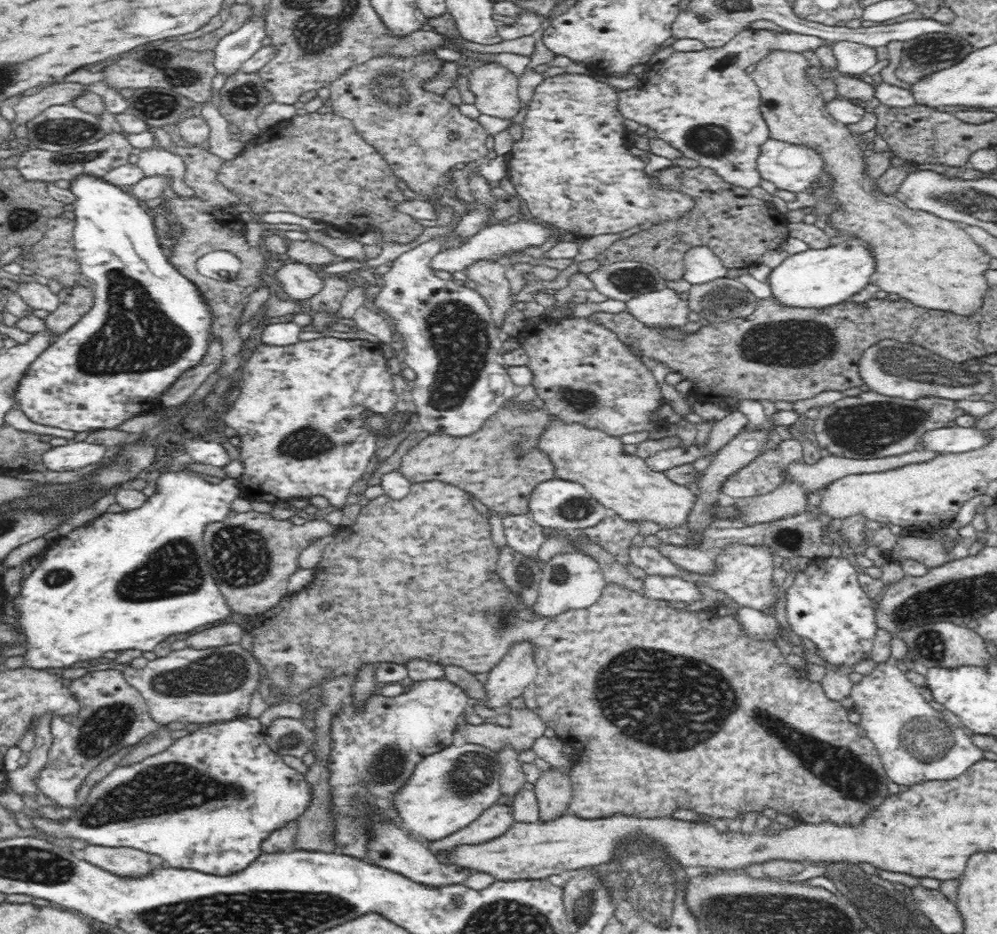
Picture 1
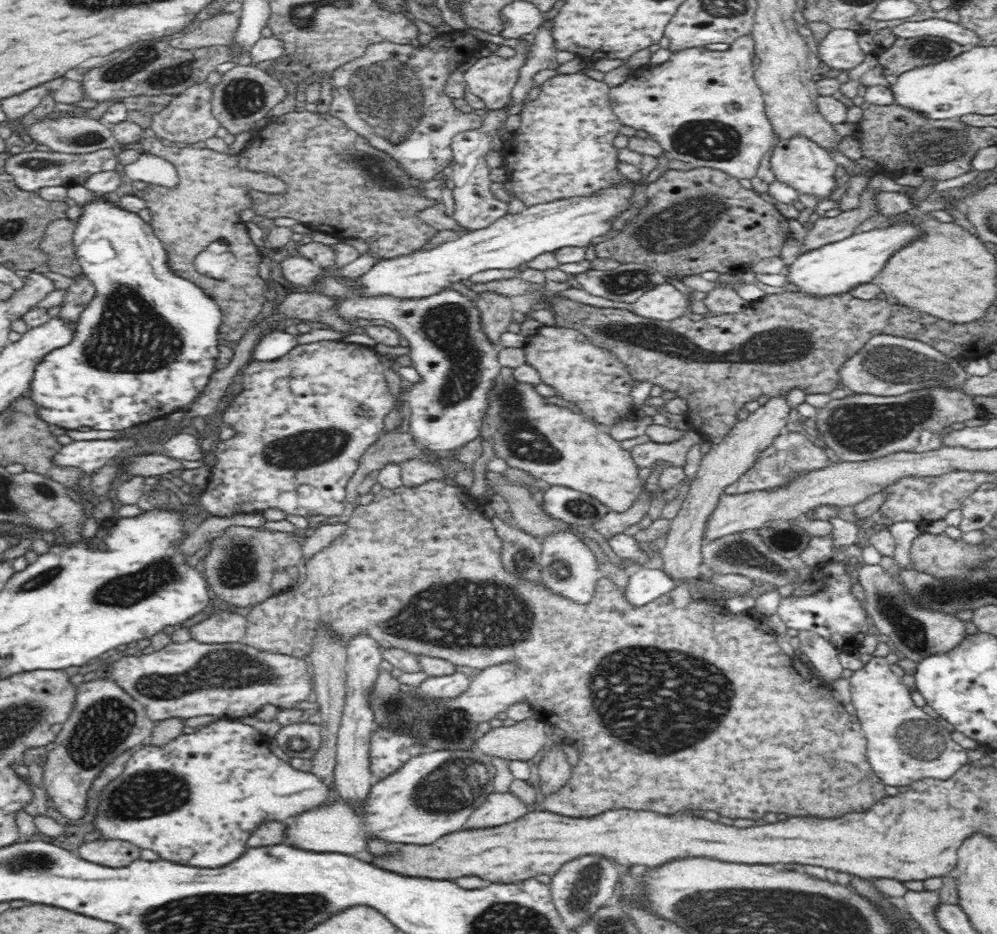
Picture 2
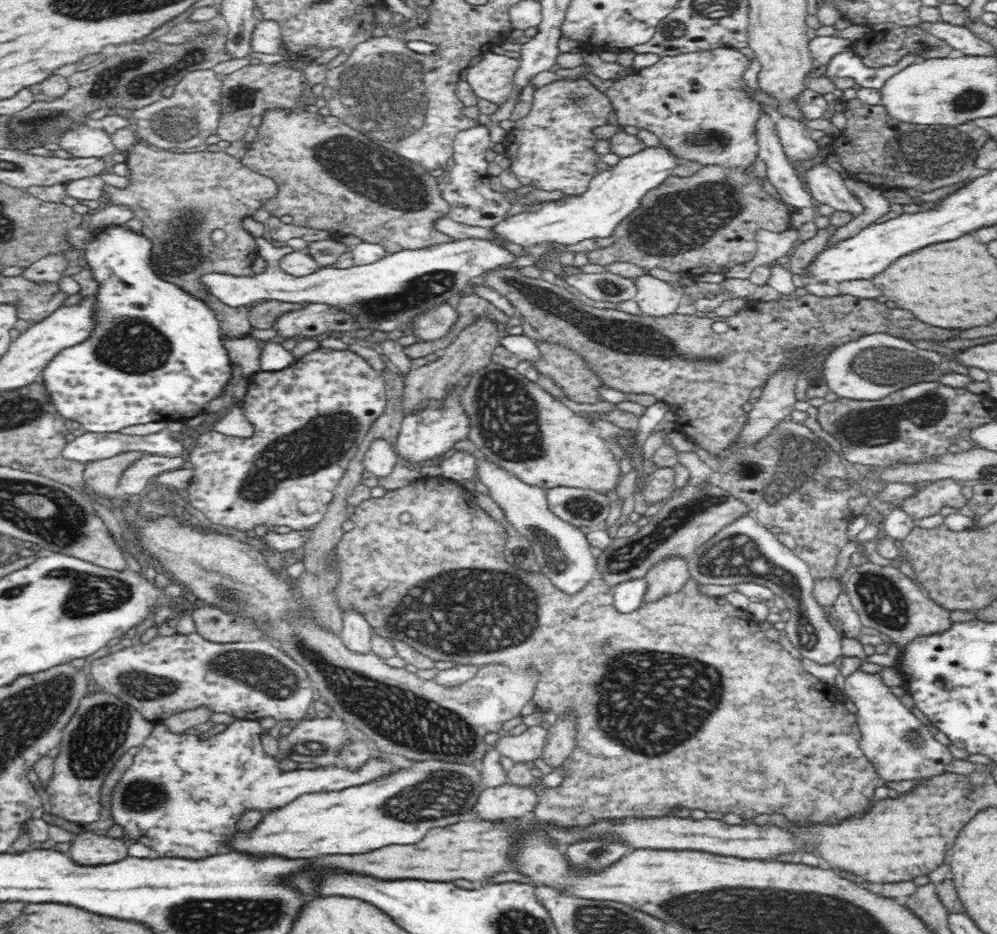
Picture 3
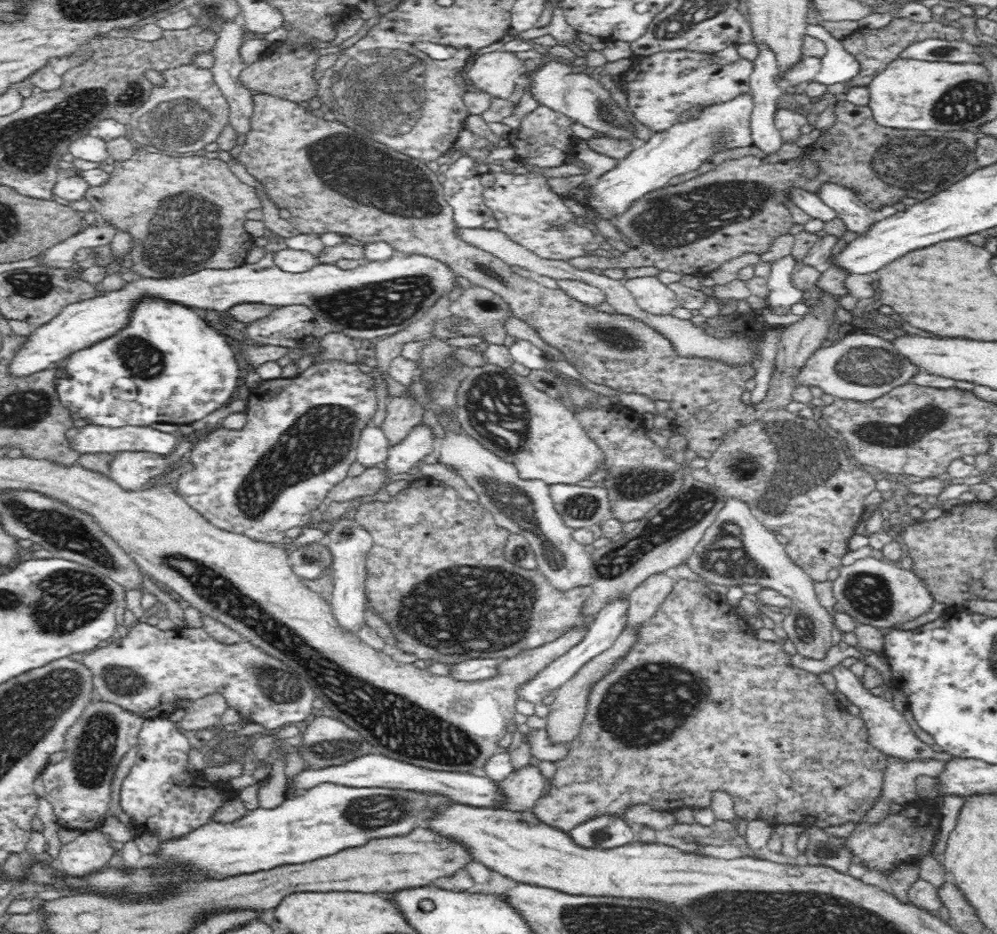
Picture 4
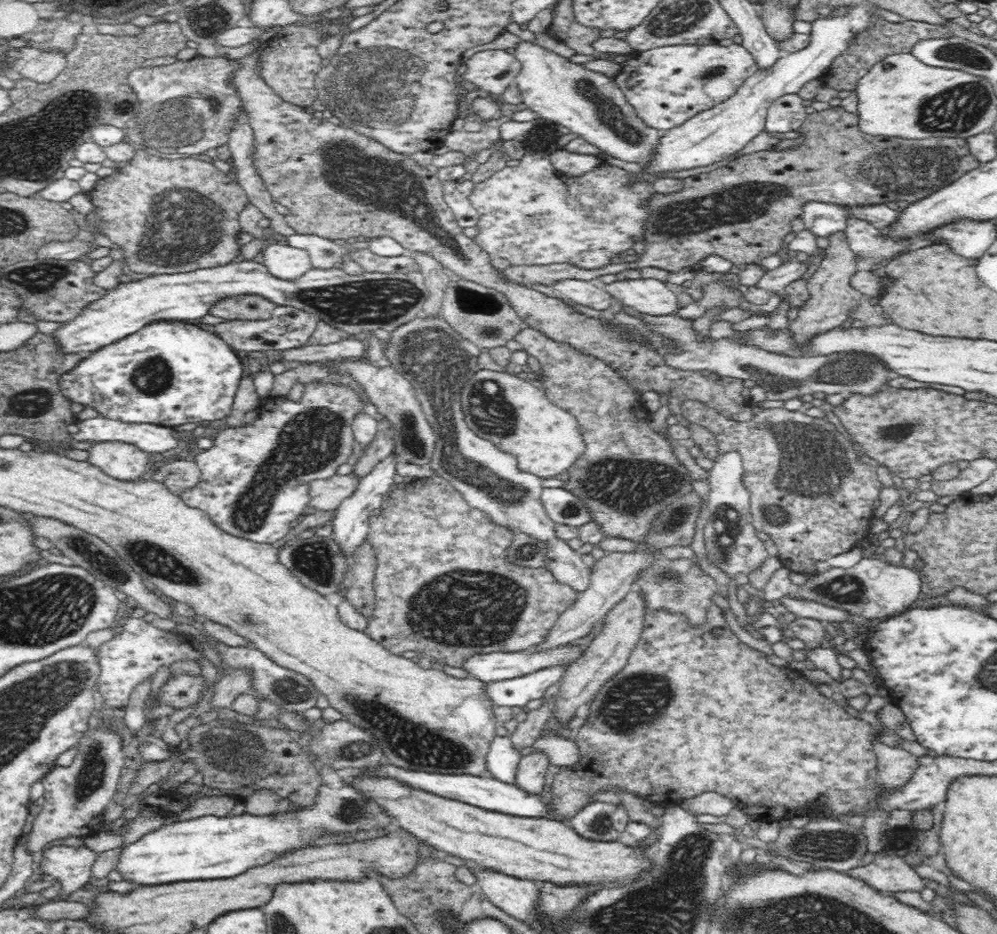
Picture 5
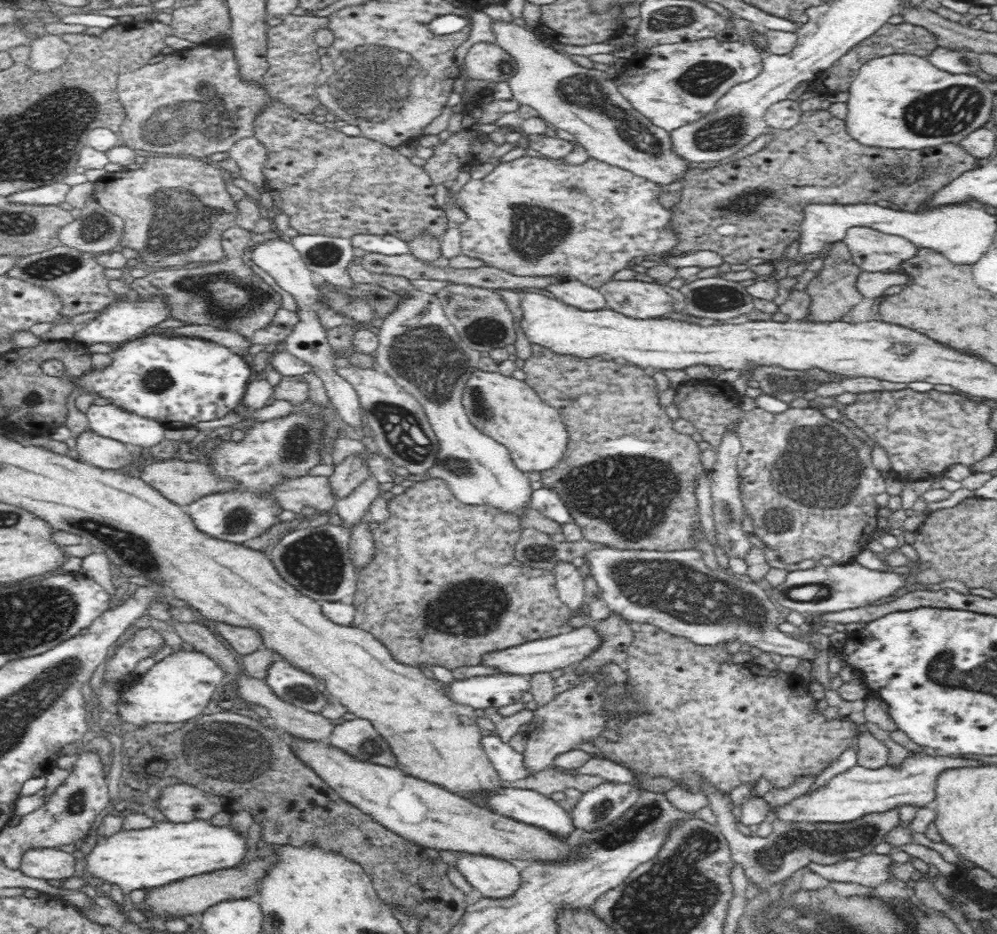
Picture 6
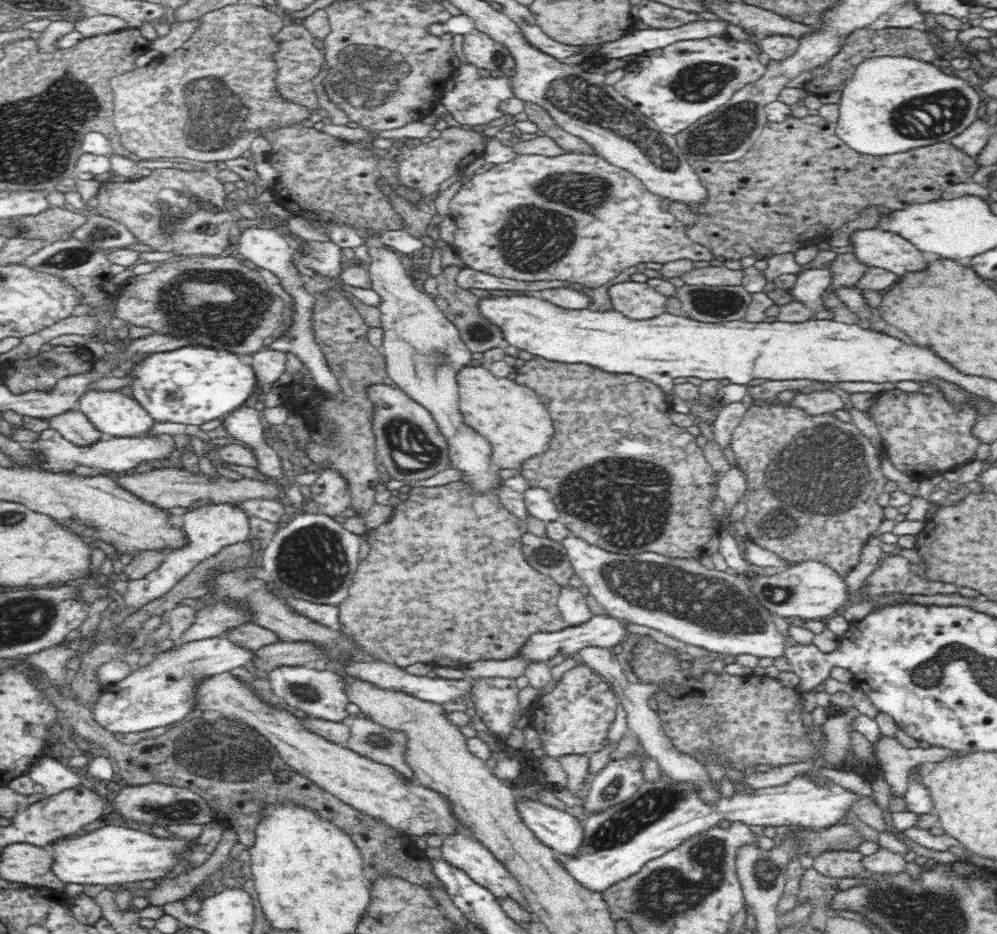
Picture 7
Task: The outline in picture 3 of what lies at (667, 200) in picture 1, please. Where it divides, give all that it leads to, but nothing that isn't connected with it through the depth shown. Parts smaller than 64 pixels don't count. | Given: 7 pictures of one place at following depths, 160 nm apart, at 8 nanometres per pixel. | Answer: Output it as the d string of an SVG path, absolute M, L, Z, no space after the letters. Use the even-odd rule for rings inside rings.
M562 79L538 87L533 94L530 112L517 120L514 128L507 132L503 154L510 160L508 171L517 176L522 186L530 185L547 191L557 190L568 196L586 192L589 182L600 172L596 164L602 161L602 155L593 150L599 140L593 130L609 124L612 112L611 100L588 79Z

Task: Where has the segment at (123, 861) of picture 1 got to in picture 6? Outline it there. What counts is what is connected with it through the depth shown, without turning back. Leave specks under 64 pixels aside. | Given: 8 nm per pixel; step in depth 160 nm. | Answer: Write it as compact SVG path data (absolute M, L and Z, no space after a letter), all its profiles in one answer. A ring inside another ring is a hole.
M30 848L22 854L18 871L30 879L65 880L75 876L76 858L54 848Z

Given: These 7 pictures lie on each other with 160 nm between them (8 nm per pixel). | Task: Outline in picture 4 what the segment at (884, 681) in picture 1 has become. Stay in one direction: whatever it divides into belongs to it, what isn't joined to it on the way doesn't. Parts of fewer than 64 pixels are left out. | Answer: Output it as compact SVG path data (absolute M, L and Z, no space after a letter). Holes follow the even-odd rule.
M841 664L834 667L831 673L837 680L837 690L844 694L848 702L860 708L859 716L866 725L870 745L882 752L888 761L898 759L898 761L909 763L934 759L937 752L930 744L926 744L924 740L916 736L908 725L906 717L894 707L892 701L883 695L874 695L870 688L864 687L860 677Z

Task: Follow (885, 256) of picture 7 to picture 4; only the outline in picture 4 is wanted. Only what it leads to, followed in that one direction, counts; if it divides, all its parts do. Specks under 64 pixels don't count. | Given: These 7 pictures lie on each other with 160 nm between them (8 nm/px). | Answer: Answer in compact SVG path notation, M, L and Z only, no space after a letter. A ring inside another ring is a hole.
M824 182L818 191L822 202L837 212L850 232L866 234L872 223L879 219L879 212L869 208L868 204L862 204L851 189L838 183Z

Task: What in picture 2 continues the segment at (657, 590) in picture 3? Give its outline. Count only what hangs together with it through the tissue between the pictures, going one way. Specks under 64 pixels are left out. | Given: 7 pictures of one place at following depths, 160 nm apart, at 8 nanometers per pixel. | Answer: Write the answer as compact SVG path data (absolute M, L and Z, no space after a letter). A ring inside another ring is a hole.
M772 398L750 414L746 420L738 422L728 434L714 441L709 451L702 457L700 467L691 481L690 490L681 504L677 515L671 520L670 534L661 543L660 552L663 571L675 578L698 578L700 565L703 563L702 547L709 543L705 538L707 520L724 494L727 486L738 482L747 470L750 470L762 451L772 444L788 423L790 406L785 398Z

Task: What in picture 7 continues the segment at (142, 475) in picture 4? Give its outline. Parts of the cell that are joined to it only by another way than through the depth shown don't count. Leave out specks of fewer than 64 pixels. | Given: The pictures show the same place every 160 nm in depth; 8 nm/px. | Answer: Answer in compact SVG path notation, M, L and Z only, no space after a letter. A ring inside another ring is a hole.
M74 409L64 414L50 416L50 418L44 416L39 419L44 420L51 430L58 432L74 444L89 445L105 436L82 412Z

